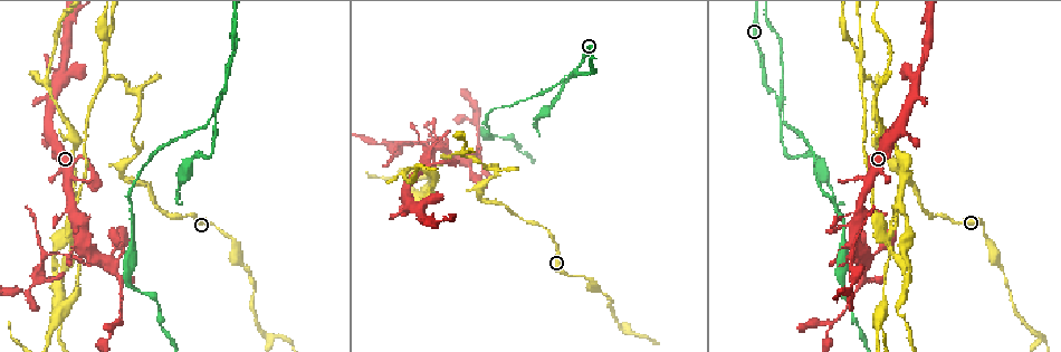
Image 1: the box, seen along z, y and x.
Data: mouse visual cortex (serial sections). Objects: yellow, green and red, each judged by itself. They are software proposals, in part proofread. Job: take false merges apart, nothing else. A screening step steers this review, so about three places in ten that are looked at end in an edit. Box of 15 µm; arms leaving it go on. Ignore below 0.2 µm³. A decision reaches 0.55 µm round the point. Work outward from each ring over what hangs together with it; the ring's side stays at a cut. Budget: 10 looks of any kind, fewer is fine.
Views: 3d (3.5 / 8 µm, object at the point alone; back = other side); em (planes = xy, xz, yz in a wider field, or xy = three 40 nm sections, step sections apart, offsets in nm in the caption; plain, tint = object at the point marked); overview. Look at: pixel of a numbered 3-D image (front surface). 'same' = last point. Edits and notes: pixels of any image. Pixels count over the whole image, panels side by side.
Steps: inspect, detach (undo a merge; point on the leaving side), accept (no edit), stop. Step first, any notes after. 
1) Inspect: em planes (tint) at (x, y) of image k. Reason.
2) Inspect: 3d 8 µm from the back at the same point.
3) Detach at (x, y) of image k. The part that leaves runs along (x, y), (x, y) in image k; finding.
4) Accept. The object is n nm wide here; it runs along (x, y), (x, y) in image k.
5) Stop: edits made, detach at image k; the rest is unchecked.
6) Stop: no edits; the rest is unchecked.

Inspect: 3d 8 µm at (493, 175) of image 1.

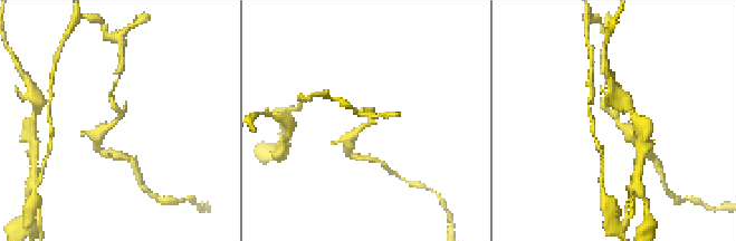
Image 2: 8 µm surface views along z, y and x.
Inspect: em xy step 3 (tint) at (117, 122) of image 2.

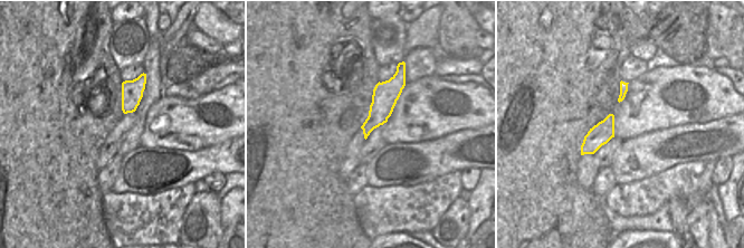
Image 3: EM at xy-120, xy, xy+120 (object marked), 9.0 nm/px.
Accept. The arms are 200, 350 nm wide; it runs along (402, 76), (384, 96), (366, 132) in image 3; continuous, no second cell.

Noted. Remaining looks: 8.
Inspect: 3d 3.5 µm at (469, 157) of image 1. Branch point.

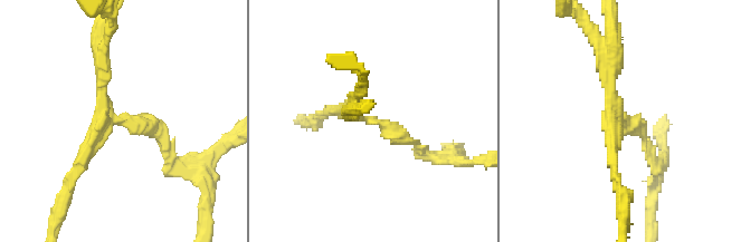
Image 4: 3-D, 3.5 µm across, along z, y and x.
Inspect: em planes (tint) at (122, 122) of image 4. 3 arms meet here; the arms are 100, 150, 200 nm wide; shape alone is not enough.

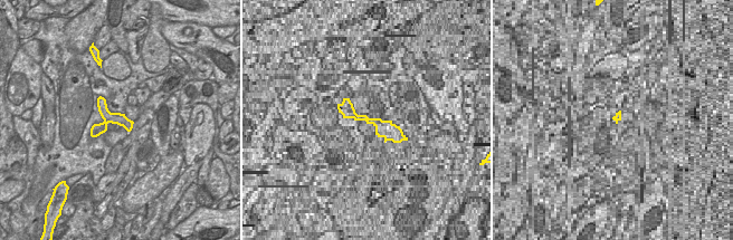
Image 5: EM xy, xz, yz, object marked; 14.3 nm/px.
Detach at (86, 151) of image 4. The part that leaves runs along (107, 120), (59, 213) in image 4; two cells meet here.

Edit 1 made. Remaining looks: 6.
Inspect: 3d 8 µm at (569, 80) of image 1. Abrupt turn.

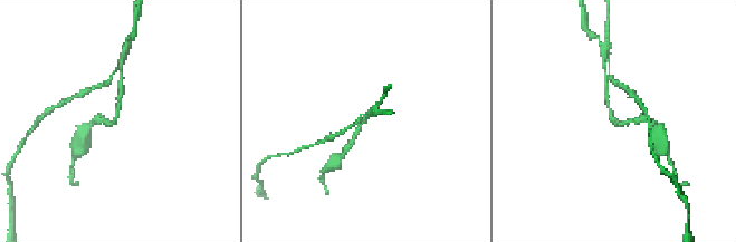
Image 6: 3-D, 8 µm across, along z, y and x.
Inspect: em xy step 1 (tint) at (115, 122) of image 6. The arms are 150, 150 nm wide.

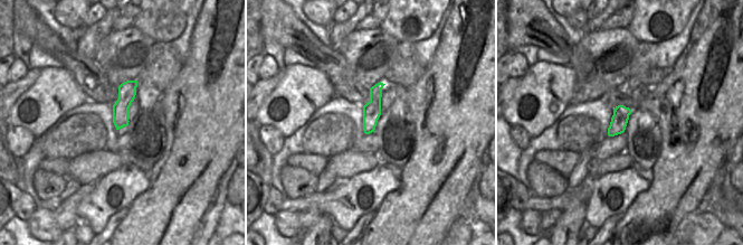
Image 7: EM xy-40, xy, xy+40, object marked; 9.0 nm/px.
Accept. It runs along (380, 85), (367, 130) in image 7; all the same cell.

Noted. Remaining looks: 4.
Inspect: em xy step 5 (tint) at (865, 279) of image 1. Thick turns thin.

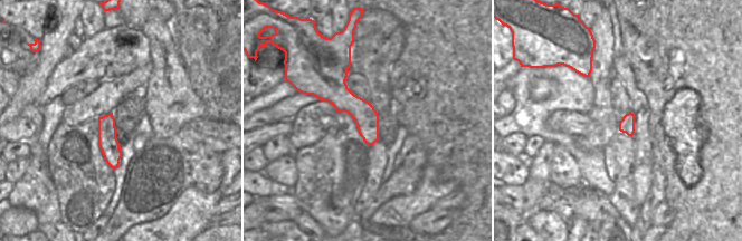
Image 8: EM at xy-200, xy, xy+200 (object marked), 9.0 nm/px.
Inspect: 3d 3.5 µm at the same point.

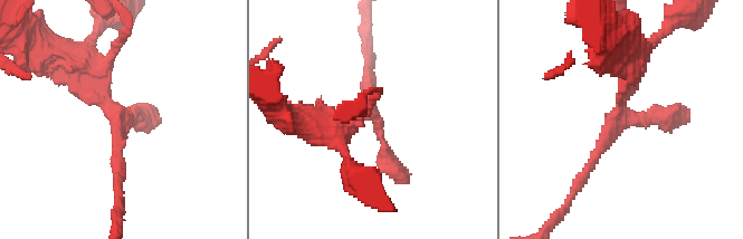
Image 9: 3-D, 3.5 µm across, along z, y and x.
Accept. It runs along (631, 58), (620, 113), (582, 174) in image 9; continuous, no second cell.

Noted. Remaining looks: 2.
Stop: edits made, detach at image 4; the rest is unchecked.

